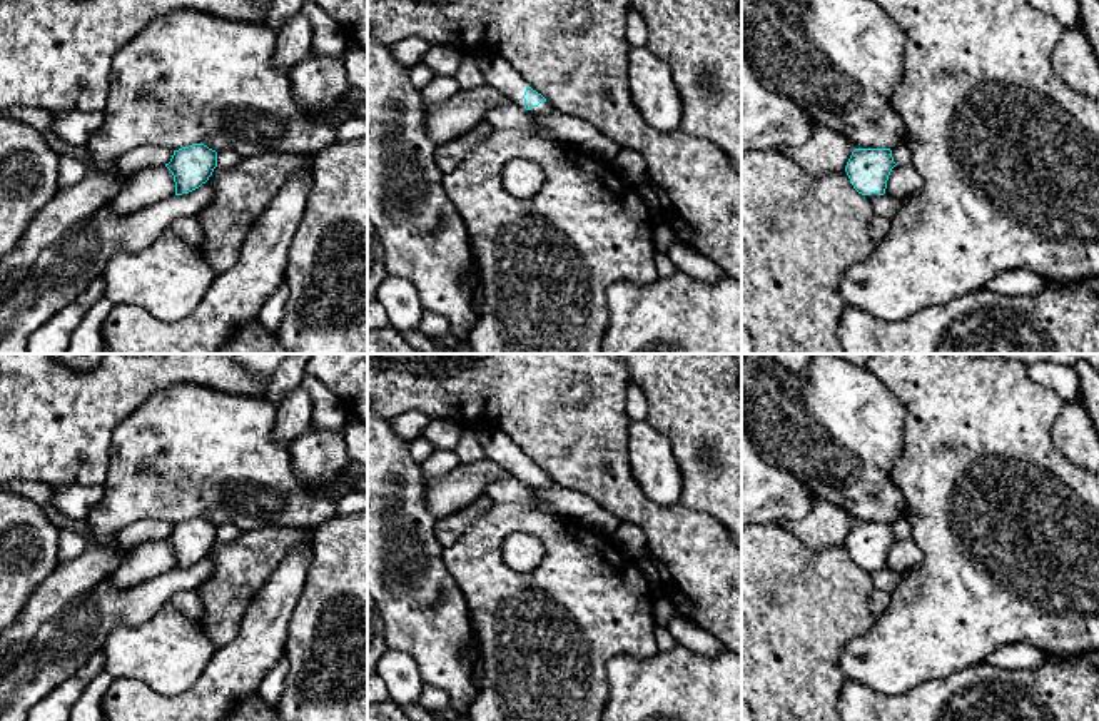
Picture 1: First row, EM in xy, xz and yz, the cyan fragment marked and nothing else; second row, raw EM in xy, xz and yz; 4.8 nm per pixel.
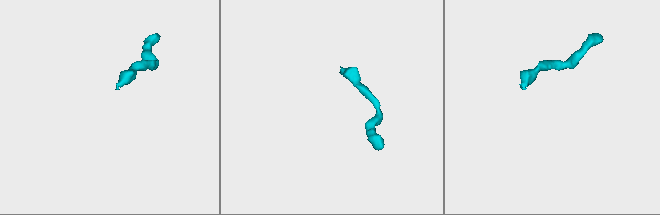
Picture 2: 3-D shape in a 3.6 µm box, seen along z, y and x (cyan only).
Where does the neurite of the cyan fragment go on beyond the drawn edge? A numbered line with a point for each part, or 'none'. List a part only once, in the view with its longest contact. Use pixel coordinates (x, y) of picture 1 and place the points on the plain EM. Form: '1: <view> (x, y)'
1: xz (498, 448)

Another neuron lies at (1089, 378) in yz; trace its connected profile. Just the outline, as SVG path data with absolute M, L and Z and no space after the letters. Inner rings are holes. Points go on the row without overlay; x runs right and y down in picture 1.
M1079 360L1072 367L1081 379L1081 404L1099 434L1099 372L1086 360Z

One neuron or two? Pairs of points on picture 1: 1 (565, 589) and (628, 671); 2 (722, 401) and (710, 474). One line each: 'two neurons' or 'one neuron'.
1: two neurons
2: one neuron

